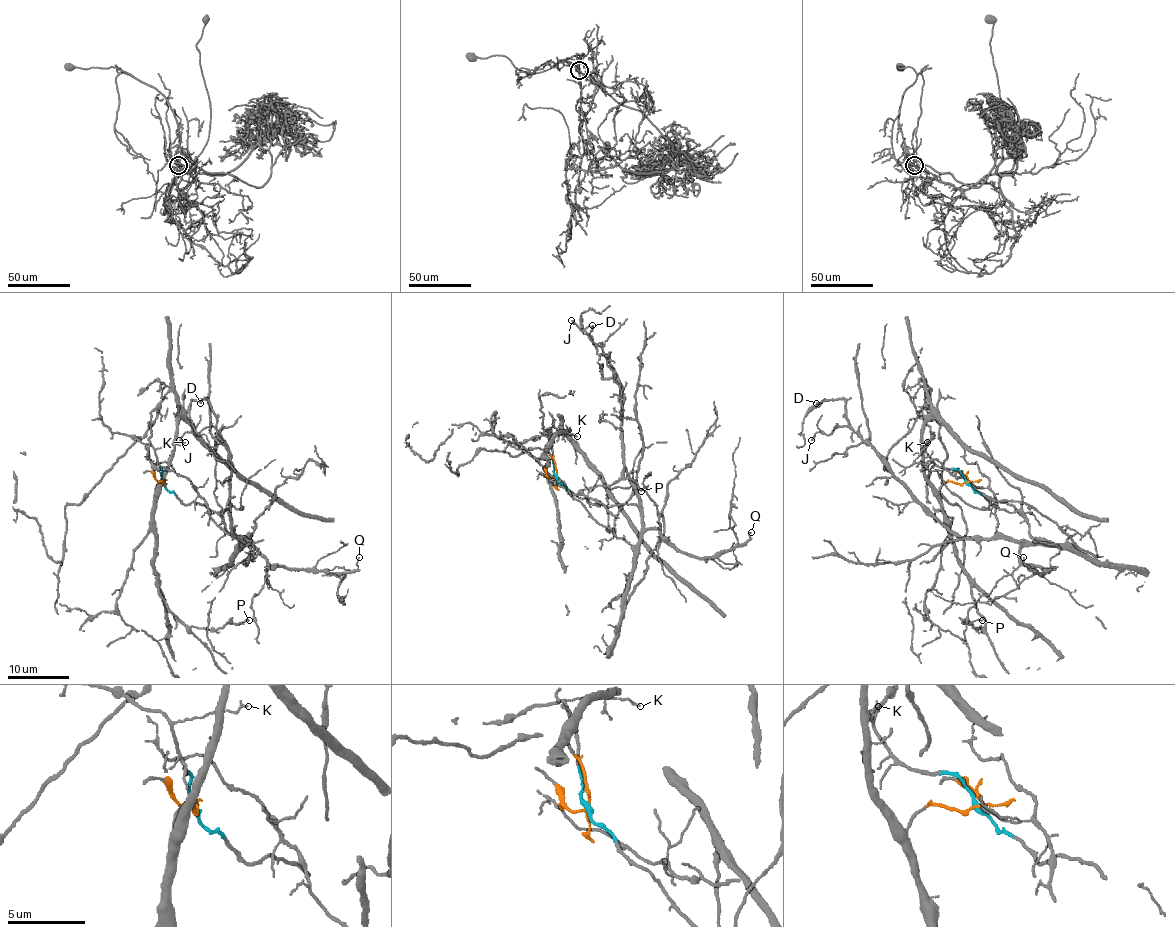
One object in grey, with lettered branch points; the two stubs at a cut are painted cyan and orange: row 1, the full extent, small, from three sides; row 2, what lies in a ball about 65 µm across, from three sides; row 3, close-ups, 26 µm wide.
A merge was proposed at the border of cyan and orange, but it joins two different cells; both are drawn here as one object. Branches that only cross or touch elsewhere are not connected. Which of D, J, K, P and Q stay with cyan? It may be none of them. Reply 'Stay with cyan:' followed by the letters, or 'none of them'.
Stay with cyan: D, J, K, Q

